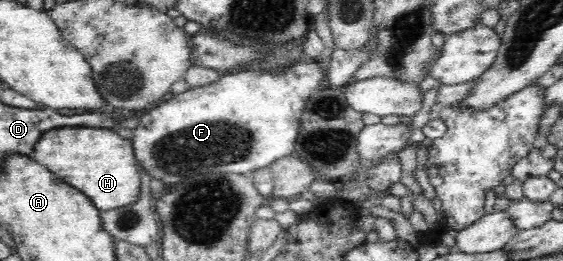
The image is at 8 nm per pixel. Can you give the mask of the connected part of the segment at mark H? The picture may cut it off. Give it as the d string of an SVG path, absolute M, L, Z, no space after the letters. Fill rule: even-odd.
M70 127L62 131L50 131L50 135L46 135L46 139L42 137L42 143L38 143L32 159L87 195L101 212L128 207L140 199L141 177L134 147L130 139L120 137L112 129Z

